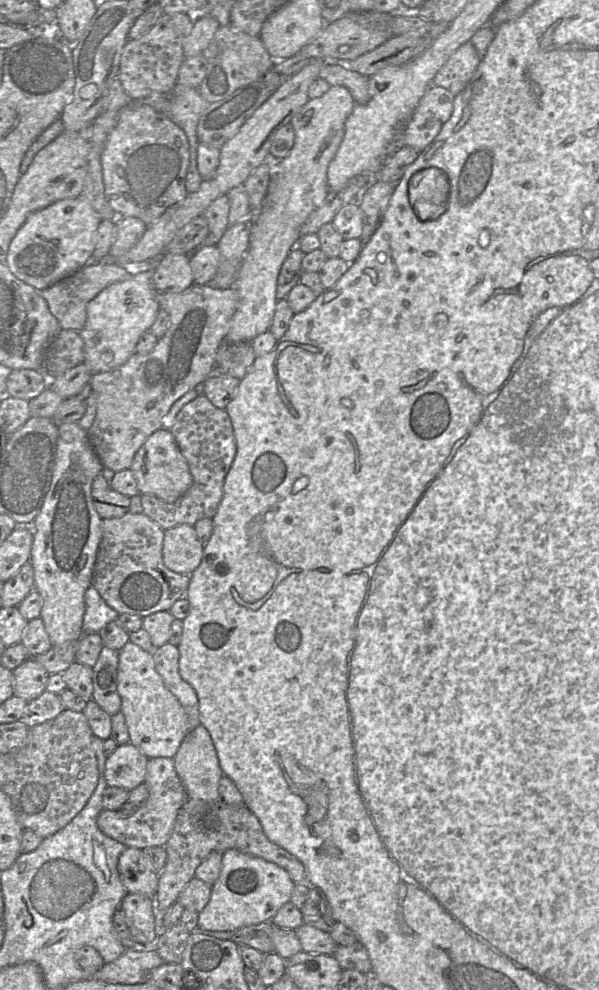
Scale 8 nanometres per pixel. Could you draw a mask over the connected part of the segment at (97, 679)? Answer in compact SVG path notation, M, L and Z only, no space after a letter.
M103 647L93 669L92 699L110 716L121 710L121 697L117 691L119 651Z

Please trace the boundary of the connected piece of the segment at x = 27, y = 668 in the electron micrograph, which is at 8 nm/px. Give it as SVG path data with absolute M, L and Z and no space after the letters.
M28 658L13 670L13 695L28 702L38 698L46 690L49 675L36 658Z

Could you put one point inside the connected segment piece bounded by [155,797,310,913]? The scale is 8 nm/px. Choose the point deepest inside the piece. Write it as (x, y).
(200, 828)

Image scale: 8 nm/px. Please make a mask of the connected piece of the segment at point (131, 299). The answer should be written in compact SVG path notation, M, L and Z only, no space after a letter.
M143 271L131 279L113 283L104 288L86 306L87 319L82 330L77 331L84 342L84 361L88 369L95 373L108 372L123 365L136 353L136 345L141 335L149 330L160 310L155 288L151 280L151 271Z

